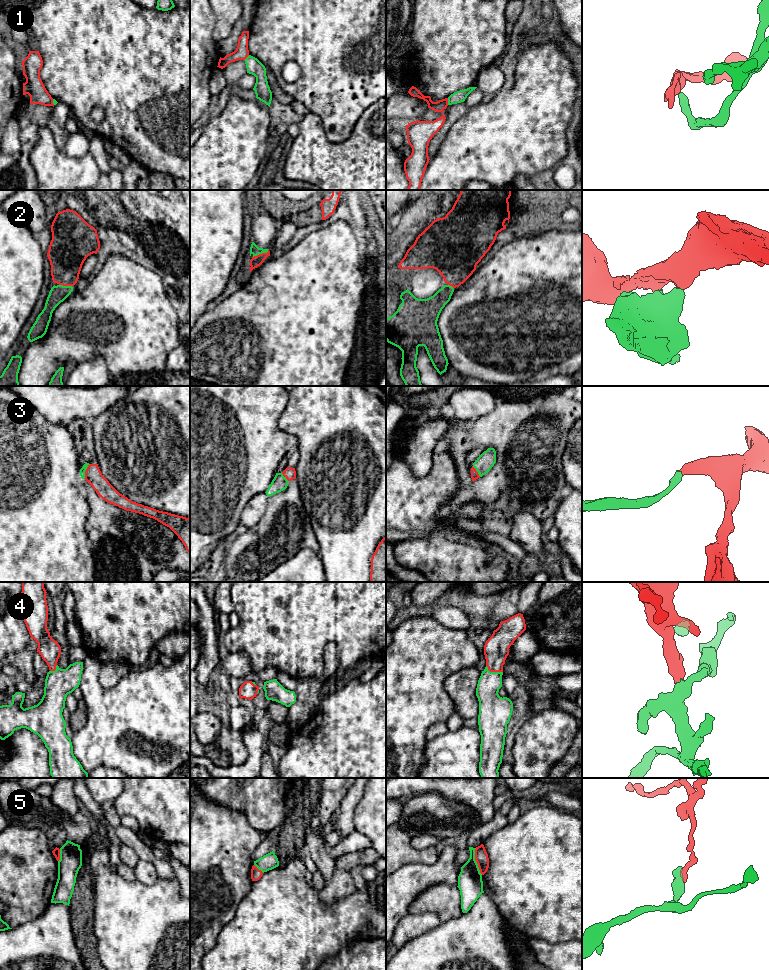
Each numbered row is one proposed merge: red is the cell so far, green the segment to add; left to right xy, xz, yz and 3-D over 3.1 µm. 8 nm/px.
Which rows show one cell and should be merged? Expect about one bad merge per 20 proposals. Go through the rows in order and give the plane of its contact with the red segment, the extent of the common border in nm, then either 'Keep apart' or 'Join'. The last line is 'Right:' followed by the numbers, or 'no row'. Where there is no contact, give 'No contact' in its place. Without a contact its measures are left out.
1: Touches red in yz. Shared border 60 nm. Keep apart
2: Touches red in xz. Shared border 140 nm. Join
3: Touches red in xy. Shared border 120 nm. Join
4: Touches red in yz. Shared border 150 nm. Join
5: Touches red in yz. Shared border 220 nm. Keep apart
Right: 2, 3, 4

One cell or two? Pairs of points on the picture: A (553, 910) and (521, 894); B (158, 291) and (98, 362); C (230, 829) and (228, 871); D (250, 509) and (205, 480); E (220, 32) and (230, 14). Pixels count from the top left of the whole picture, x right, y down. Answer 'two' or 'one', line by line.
A: one
B: two
C: one
D: two
E: one

